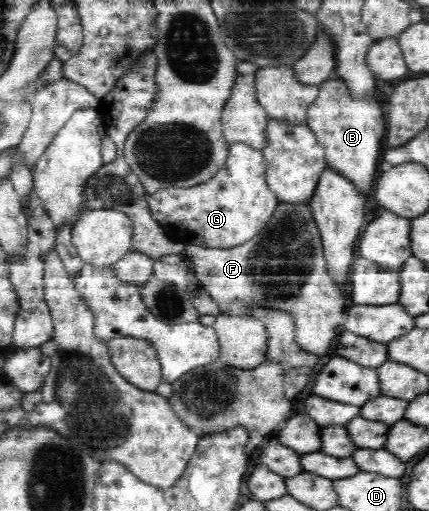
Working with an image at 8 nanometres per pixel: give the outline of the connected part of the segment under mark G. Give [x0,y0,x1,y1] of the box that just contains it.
[145,142,279,249]

